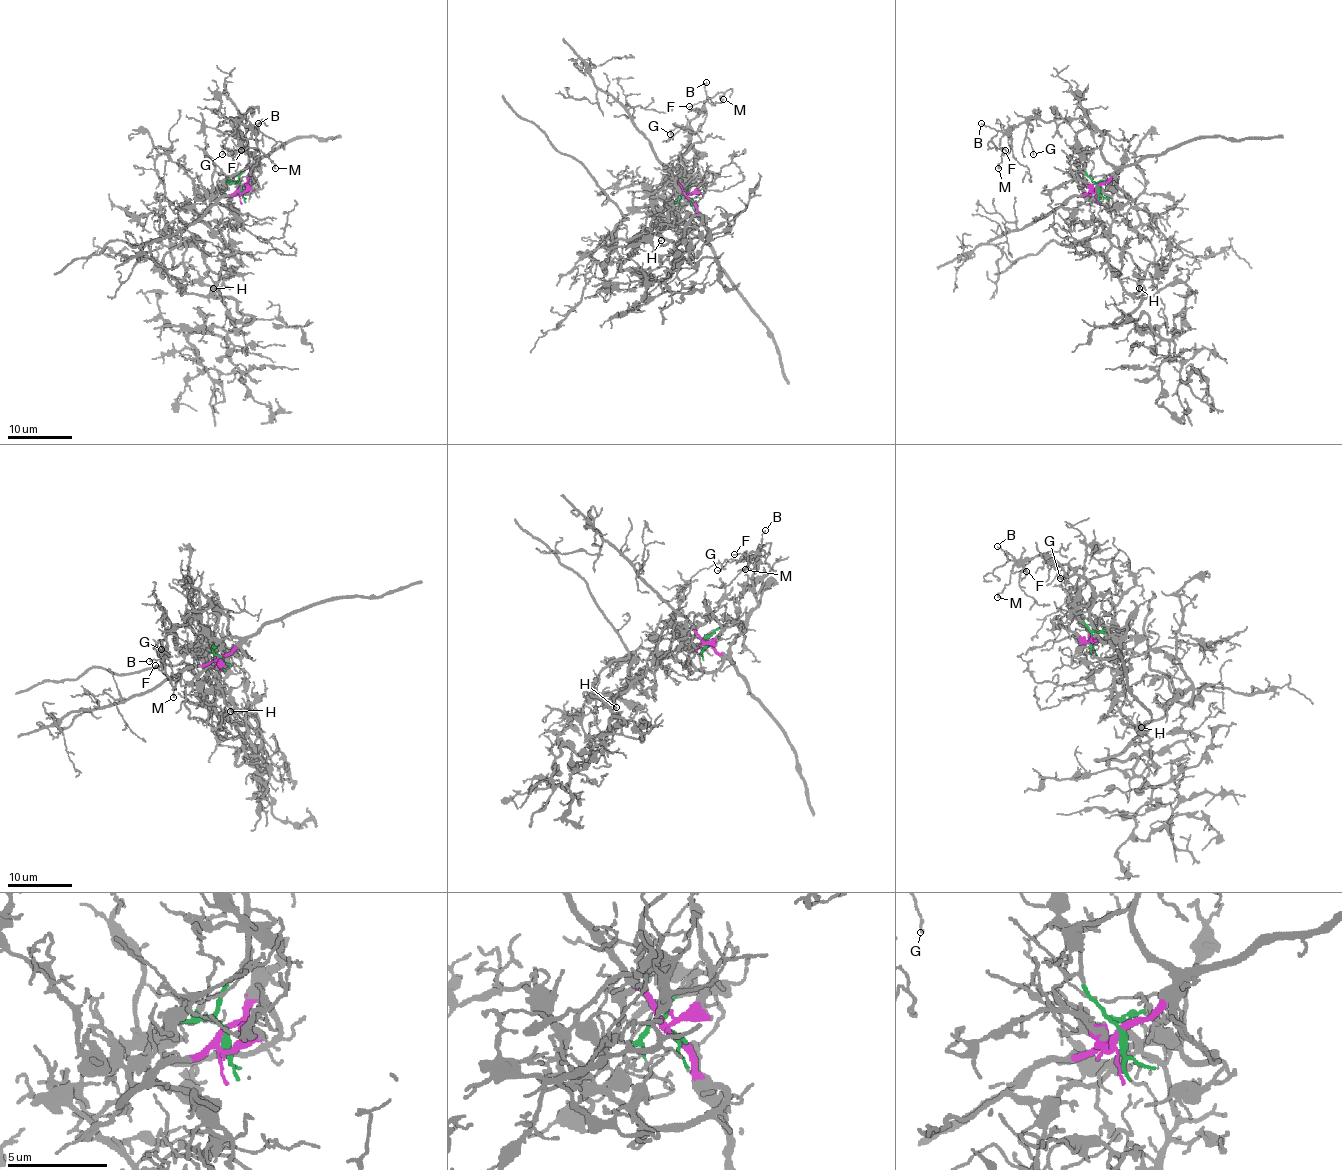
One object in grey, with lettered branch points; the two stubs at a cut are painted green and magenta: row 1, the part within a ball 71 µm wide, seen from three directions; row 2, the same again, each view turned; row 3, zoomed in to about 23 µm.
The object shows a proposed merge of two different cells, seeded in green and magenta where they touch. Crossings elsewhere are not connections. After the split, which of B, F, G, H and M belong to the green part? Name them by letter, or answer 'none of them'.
H

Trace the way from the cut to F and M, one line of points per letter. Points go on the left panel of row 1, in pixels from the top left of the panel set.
F: (241, 186), (252, 169), (241, 117), (238, 121), (241, 118), (255, 134), (257, 146), (241, 151)
M: (241, 186), (252, 169), (246, 136), (239, 128), (241, 117), (236, 118), (247, 126), (257, 147), (275, 169)

